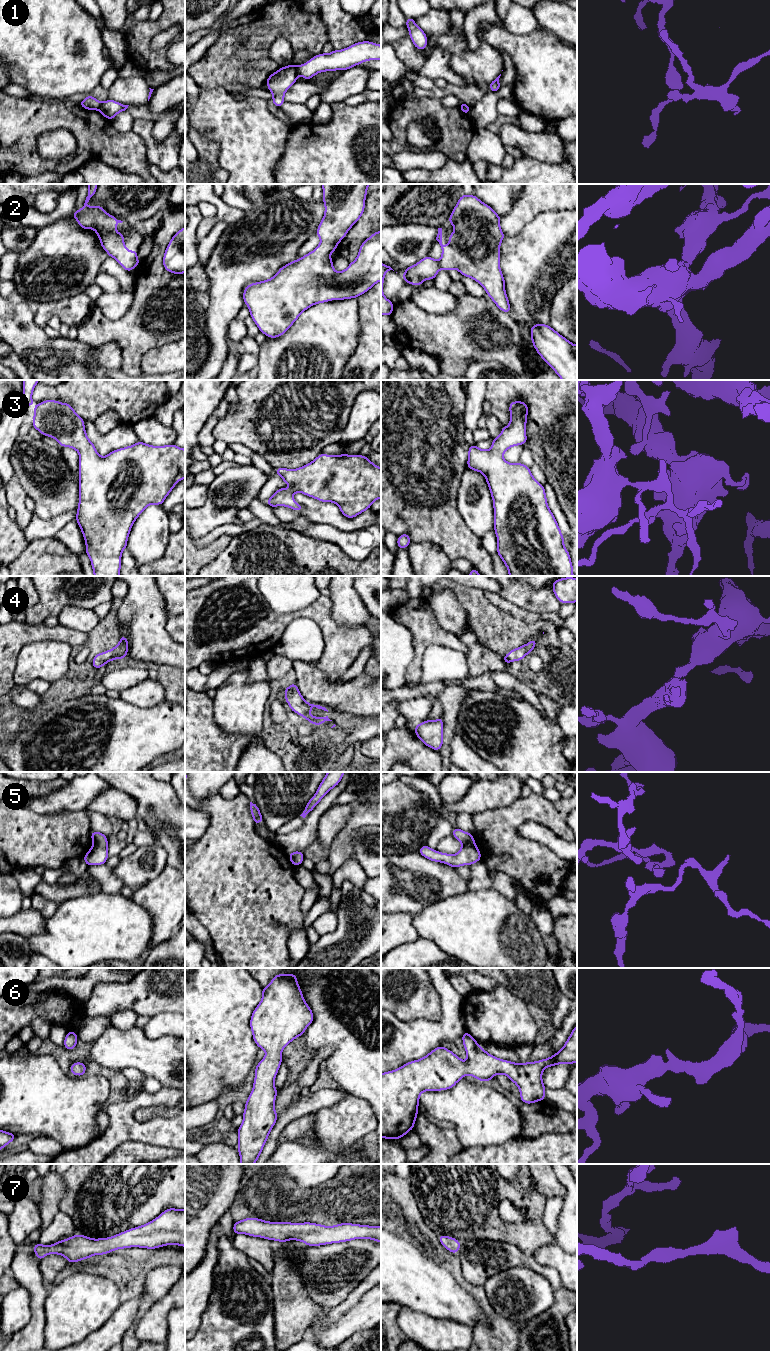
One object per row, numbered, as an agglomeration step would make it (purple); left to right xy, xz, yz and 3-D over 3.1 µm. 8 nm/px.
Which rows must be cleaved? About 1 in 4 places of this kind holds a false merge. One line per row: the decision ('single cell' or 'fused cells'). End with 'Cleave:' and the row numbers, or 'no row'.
1: fused cells
2: single cell
3: single cell
4: single cell
5: single cell
6: single cell
7: single cell
Cleave: 1

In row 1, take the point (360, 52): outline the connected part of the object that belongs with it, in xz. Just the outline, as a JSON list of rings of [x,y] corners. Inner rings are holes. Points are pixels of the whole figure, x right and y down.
[[[370,41],[357,42],[343,50],[321,53],[297,66],[297,73],[306,80],[319,72],[348,70],[369,60],[381,60],[381,45]]]

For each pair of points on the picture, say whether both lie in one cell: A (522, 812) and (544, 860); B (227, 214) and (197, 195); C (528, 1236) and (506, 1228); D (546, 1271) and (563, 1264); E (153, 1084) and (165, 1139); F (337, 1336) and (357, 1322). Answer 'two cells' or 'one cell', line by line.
A: one cell
B: one cell
C: one cell
D: two cells
E: two cells
F: one cell

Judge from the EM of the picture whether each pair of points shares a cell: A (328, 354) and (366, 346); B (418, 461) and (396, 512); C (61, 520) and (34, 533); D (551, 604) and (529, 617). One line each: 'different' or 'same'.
A: different
B: same
C: same
D: different

